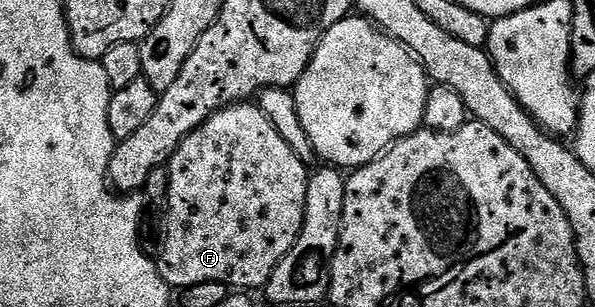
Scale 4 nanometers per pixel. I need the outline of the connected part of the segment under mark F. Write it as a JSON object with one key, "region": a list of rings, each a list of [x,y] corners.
{"region":[[[243,102],[222,108],[216,114],[209,116],[199,128],[192,130],[192,134],[188,134],[182,139],[180,146],[174,151],[174,157],[169,162],[168,171],[170,181],[168,182],[168,198],[164,205],[166,241],[162,244],[162,253],[156,256],[158,272],[164,278],[164,282],[174,290],[196,286],[196,282],[220,282],[230,290],[265,289],[276,270],[276,266],[284,258],[284,254],[288,254],[288,250],[292,250],[292,246],[300,234],[304,222],[306,199],[308,198],[308,182],[312,175],[307,164],[300,158],[296,158],[292,146],[288,146],[288,142],[284,142],[284,138],[280,138],[276,126],[272,126],[272,122],[268,122],[268,118],[264,118],[264,114],[258,108],[257,103]]]}

